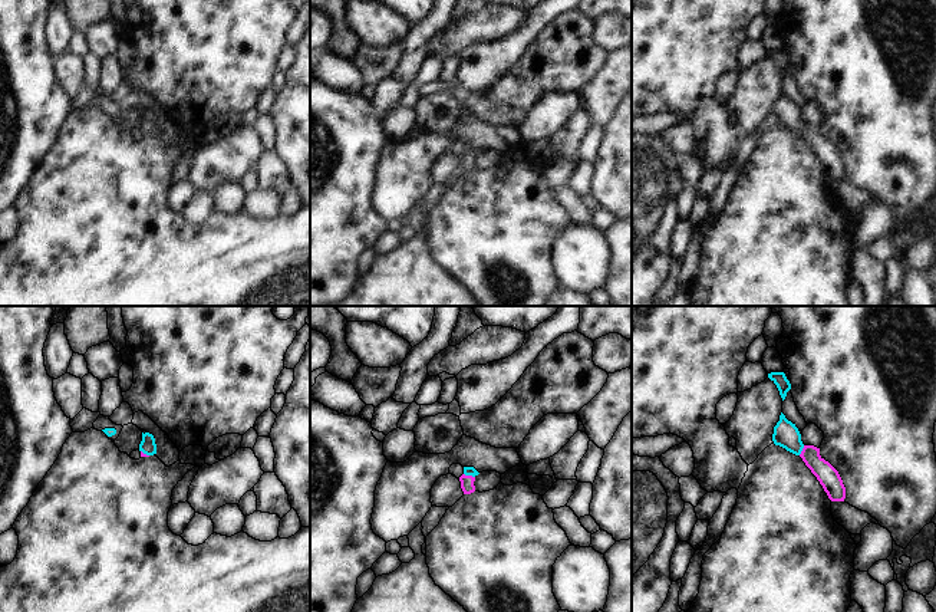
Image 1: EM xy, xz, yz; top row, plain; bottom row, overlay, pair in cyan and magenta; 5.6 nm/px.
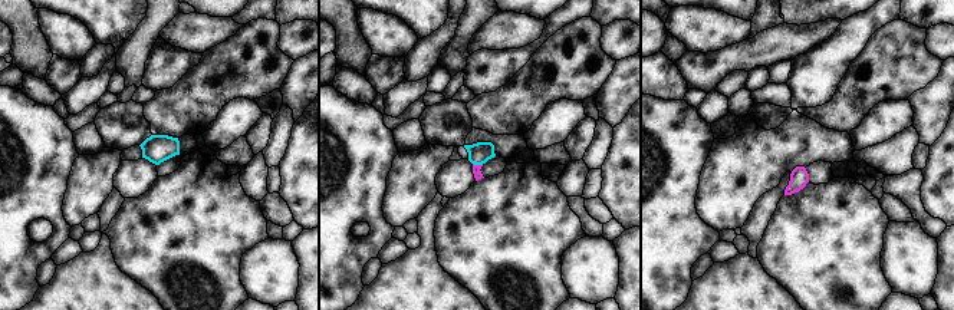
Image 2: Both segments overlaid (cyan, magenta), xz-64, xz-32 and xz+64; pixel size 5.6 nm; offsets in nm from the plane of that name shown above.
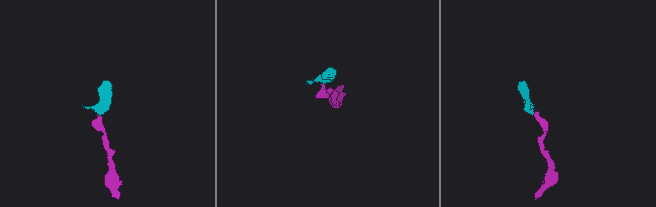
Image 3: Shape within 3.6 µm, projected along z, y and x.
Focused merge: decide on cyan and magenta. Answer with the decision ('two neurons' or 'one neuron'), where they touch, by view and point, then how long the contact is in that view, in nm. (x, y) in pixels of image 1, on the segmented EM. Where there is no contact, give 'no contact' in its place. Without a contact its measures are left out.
one neuron | yz (801, 450) | 70 nm

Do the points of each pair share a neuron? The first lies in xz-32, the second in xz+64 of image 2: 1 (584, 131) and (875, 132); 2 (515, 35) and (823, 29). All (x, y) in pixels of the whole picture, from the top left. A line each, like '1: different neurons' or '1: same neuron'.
1: different neurons
2: same neuron

